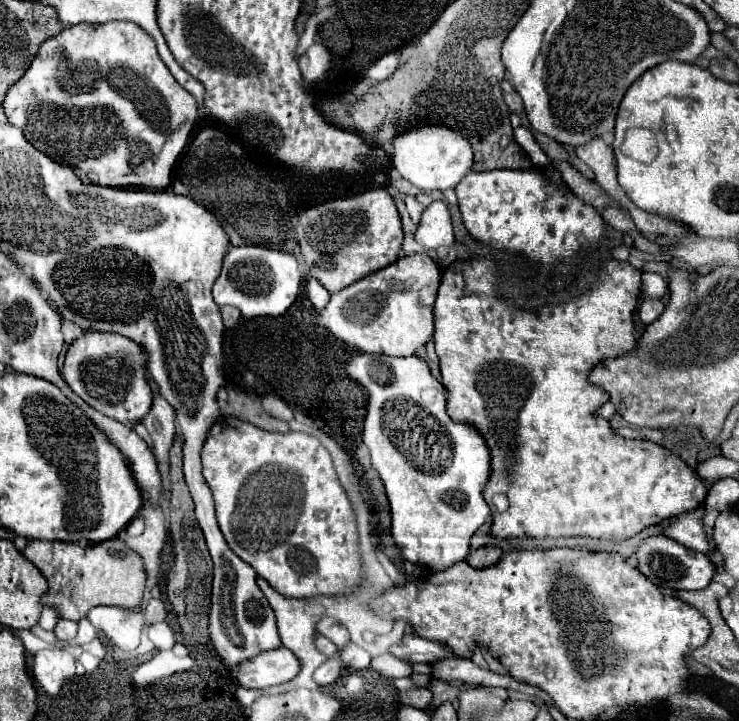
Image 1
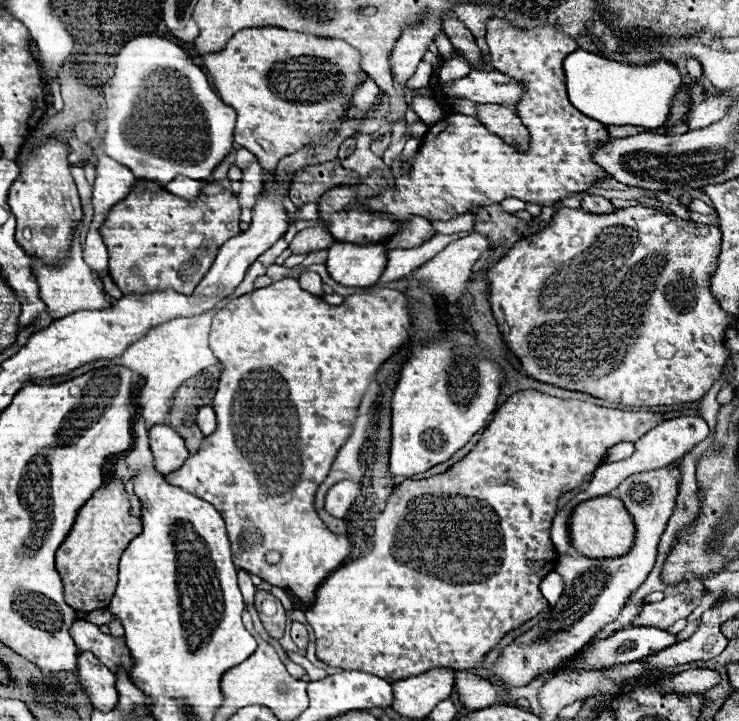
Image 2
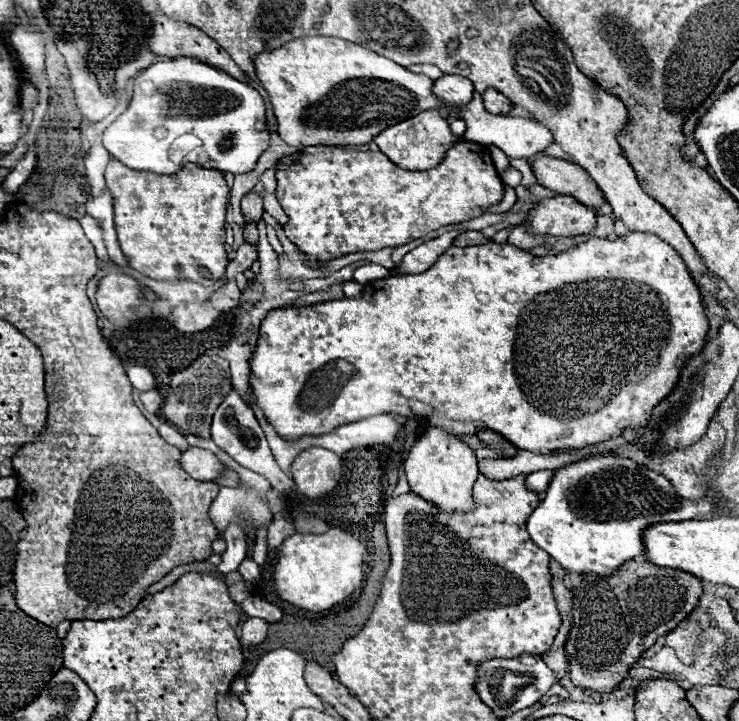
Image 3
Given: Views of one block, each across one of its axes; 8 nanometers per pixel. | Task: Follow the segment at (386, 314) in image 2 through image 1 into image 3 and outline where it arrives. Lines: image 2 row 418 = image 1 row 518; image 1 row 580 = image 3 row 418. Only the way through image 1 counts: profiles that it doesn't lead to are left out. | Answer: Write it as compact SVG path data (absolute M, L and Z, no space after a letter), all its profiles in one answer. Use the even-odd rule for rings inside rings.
M632 232L616 240L592 238L558 256L532 256L528 250L516 248L512 244L488 242L482 246L466 248L452 246L440 254L430 270L422 274L374 280L364 286L364 294L360 298L332 300L308 308L272 310L262 320L258 346L250 358L250 382L254 388L254 396L258 398L258 406L266 414L268 422L286 440L296 440L304 434L324 434L334 430L336 426L374 414L398 414L404 418L424 420L430 426L442 426L442 430L450 430L458 436L472 436L480 428L490 428L520 450L550 454L554 450L586 448L604 440L618 438L628 428L640 430L642 426L646 426L652 408L662 402L662 398L666 398L666 394L670 394L670 390L674 390L674 386L678 384L678 374L682 372L690 356L702 350L706 342L706 332L708 320L698 286L694 284L678 252L654 234Z

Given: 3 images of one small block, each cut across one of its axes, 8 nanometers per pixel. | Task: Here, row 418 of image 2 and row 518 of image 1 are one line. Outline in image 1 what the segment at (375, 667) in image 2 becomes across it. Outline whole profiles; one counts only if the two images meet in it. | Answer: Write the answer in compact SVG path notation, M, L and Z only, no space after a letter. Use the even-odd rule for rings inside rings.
M486 258L474 259L474 262L454 262L450 268L444 270L442 284L438 288L438 296L434 302L434 318L436 318L436 330L434 330L434 344L436 354L440 358L440 372L442 372L442 384L446 388L448 396L448 414L454 422L466 422L474 426L482 438L488 444L490 450L490 478L482 490L482 496L486 498L491 513L492 526L490 536L494 538L568 538L568 536L586 536L586 538L598 538L598 540L612 540L620 542L626 538L632 538L634 534L642 532L644 528L652 524L660 524L664 518L678 516L682 512L690 512L704 504L704 498L708 494L708 488L704 480L698 476L698 472L688 466L680 456L666 450L660 444L648 442L648 440L630 440L618 436L606 418L596 416L596 410L610 400L608 392L598 388L596 384L588 382L588 376L592 368L606 360L624 356L634 348L634 310L638 302L638 286L640 286L640 270L630 266L628 262L620 260L602 260L600 264L600 276L594 282L594 288L588 292L582 292L578 298L570 298L562 304L550 304L542 306L536 312L522 310L514 304L508 304L500 292L494 288L498 278L498 268L494 260Z

